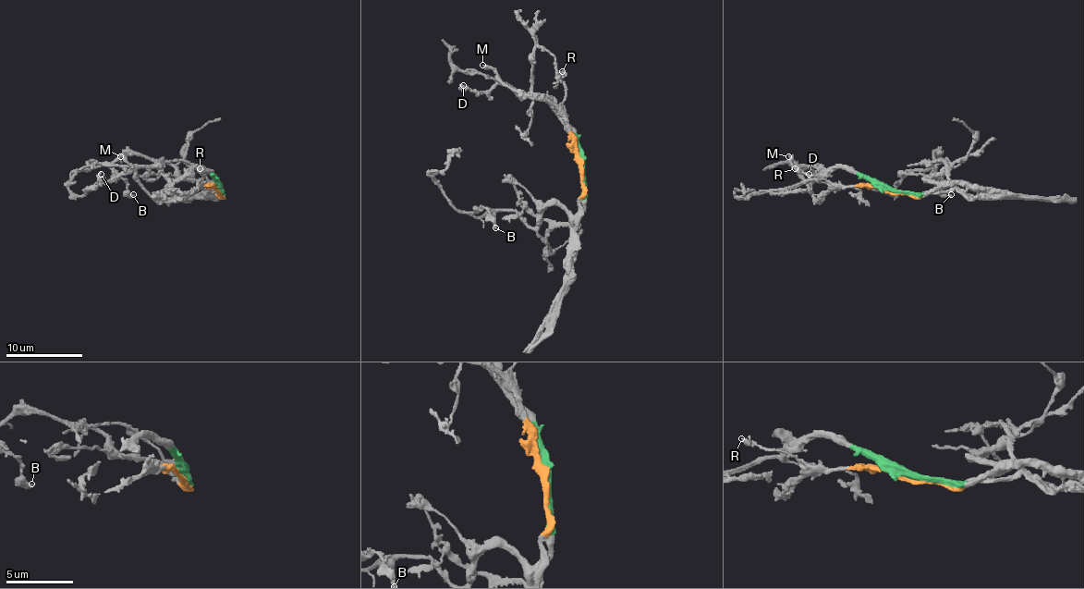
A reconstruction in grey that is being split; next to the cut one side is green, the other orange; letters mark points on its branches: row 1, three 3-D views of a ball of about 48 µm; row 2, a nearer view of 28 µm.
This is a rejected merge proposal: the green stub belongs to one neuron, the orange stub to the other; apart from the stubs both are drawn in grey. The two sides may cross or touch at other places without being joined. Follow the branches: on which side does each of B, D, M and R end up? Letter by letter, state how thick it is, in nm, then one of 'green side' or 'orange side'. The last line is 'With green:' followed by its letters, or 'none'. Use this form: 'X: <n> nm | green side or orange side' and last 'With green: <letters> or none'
B: 240 nm | green side
D: 280 nm | green side
M: 280 nm | orange side
R: 340 nm | orange side
With green: B, D

